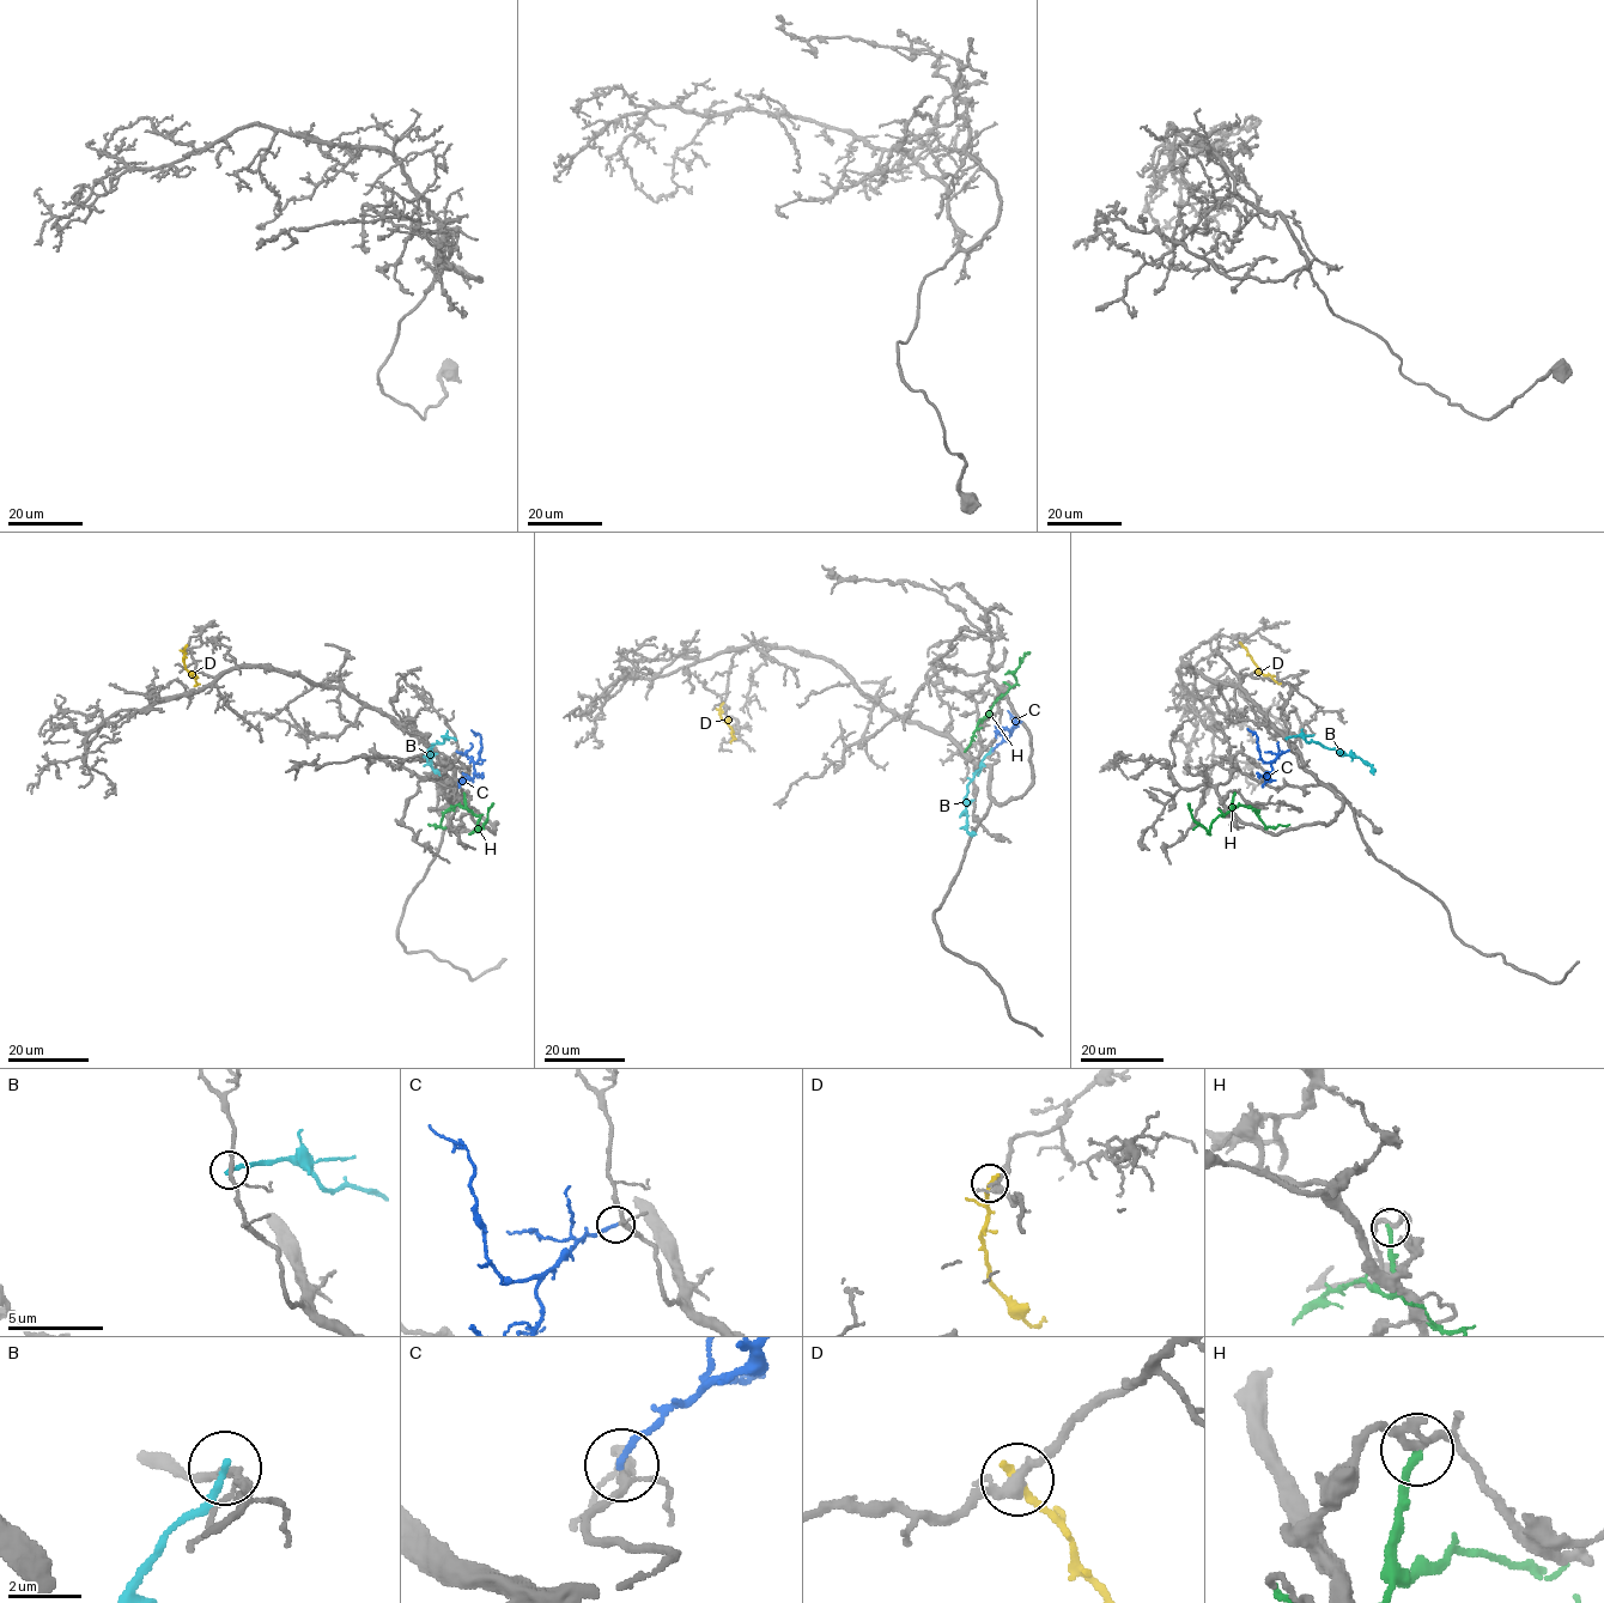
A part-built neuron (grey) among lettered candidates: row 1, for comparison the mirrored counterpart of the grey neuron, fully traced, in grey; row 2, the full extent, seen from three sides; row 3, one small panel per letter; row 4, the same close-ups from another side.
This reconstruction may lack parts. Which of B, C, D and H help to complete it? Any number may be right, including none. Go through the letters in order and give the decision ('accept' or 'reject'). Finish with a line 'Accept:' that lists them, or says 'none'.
B: reject
C: accept
D: reject
H: reject
Accept: C

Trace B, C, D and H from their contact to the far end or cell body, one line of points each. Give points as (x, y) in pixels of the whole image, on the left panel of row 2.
B: (455, 739), (445, 736), (430, 751), (430, 766), (439, 775)
C: (456, 751), (477, 763), (480, 736), (471, 729)
D: (184, 647), (184, 668), (195, 678), (194, 685)
H: (463, 794), (467, 809), (480, 815), (478, 830), (493, 802)

